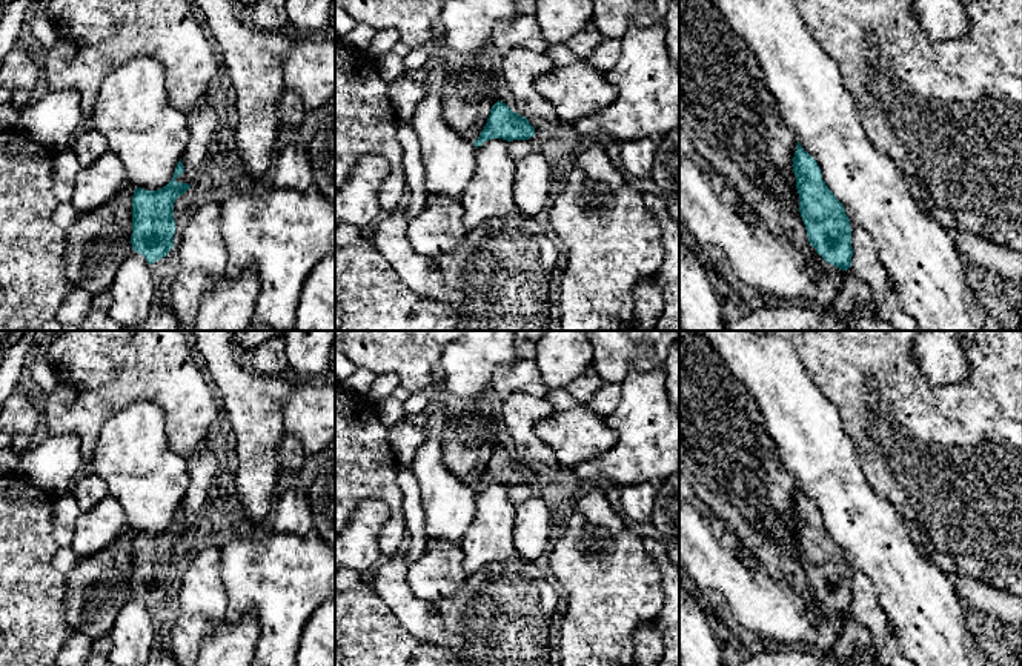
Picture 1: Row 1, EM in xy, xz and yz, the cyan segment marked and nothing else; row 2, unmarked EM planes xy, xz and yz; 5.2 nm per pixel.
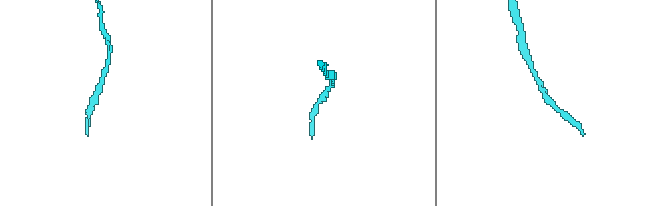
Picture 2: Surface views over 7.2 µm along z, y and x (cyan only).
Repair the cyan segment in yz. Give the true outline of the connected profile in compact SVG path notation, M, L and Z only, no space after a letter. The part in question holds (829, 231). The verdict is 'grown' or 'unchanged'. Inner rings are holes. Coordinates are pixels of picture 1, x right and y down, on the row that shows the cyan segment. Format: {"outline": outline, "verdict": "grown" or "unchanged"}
{"outline": "M798 142L793 172L799 194L799 212L810 245L830 265L851 266L851 226L845 208L822 180L816 160Z", "verdict": "unchanged"}

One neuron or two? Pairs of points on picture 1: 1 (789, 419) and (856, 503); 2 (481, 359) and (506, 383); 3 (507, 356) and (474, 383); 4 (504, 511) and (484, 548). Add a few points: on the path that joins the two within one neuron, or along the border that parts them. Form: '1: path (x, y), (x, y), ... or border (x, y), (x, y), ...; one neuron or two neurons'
1: path (810, 440), (835, 482); one neuron
2: border (517, 359), (512, 363), (500, 365), (489, 385); two neurons
3: path (498, 356), (480, 374); one neuron
4: path (495, 520), (489, 539); one neuron

